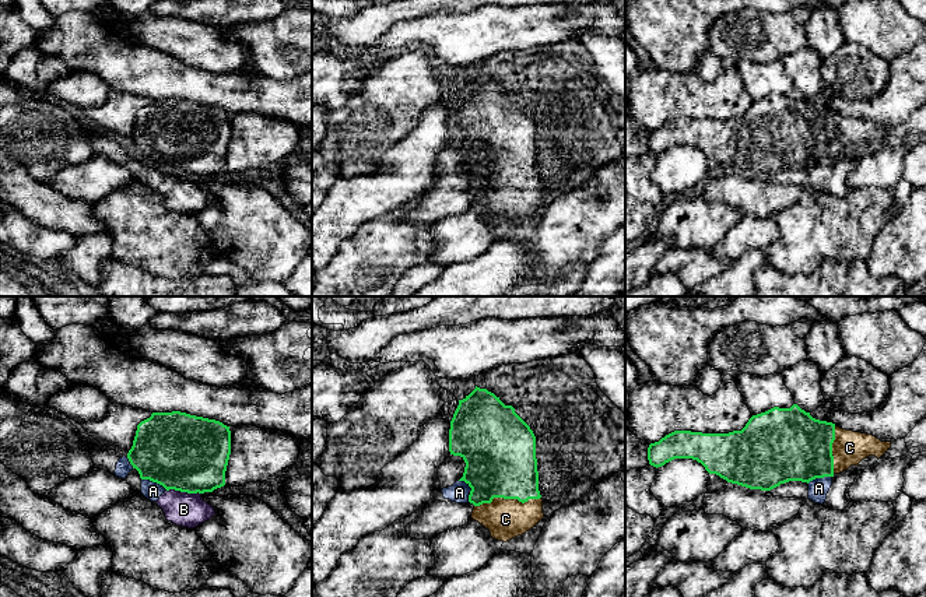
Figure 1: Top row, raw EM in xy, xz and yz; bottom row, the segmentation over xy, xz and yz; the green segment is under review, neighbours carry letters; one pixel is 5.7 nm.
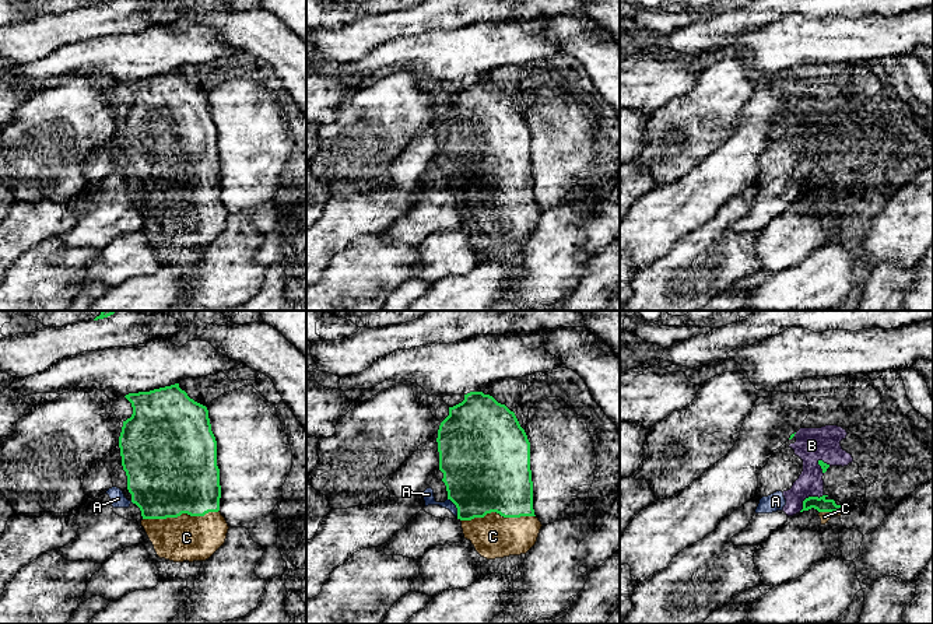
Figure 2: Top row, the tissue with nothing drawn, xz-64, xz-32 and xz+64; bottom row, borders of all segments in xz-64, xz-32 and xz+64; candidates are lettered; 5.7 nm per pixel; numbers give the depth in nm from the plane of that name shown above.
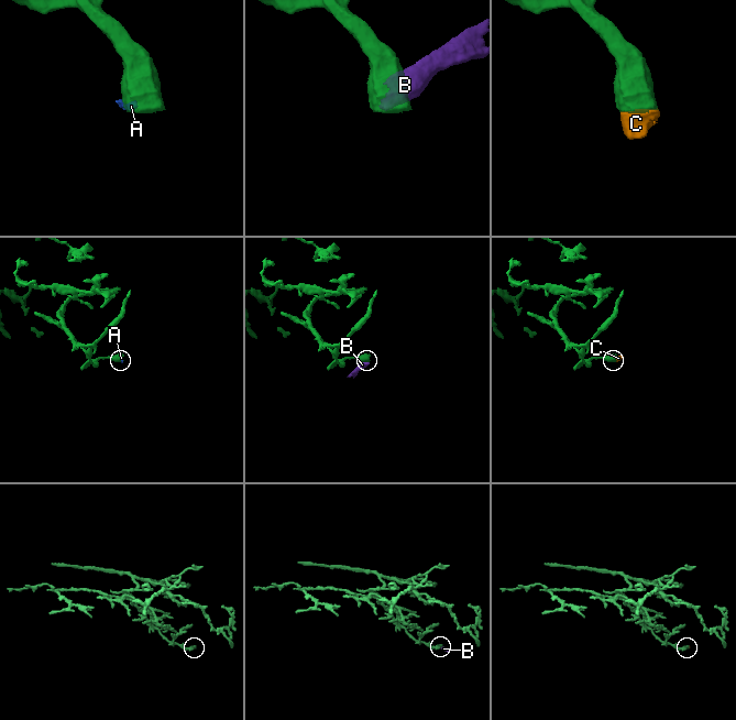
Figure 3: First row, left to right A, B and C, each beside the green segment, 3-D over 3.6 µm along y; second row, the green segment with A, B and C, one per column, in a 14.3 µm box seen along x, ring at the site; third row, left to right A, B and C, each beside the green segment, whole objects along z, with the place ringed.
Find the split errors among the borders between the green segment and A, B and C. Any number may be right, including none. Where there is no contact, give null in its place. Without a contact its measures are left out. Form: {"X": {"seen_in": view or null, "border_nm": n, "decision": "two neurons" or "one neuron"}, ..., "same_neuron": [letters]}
{"A": {"seen_in": "xz", "border_nm": 140, "decision": "two neurons"}, "B": {"seen_in": "xy", "border_nm": 200, "decision": "two neurons"}, "C": {"seen_in": "xz", "border_nm": 380, "decision": "one neuron"}, "same_neuron": ["C"]}

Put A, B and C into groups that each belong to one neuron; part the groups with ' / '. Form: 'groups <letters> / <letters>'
groups A B / C

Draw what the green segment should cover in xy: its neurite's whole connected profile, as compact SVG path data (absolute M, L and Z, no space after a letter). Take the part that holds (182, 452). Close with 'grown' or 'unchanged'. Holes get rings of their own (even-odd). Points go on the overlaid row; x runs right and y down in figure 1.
M180 411L152 412L137 425L127 459L141 480L187 494L225 485L229 426Z | unchanged

